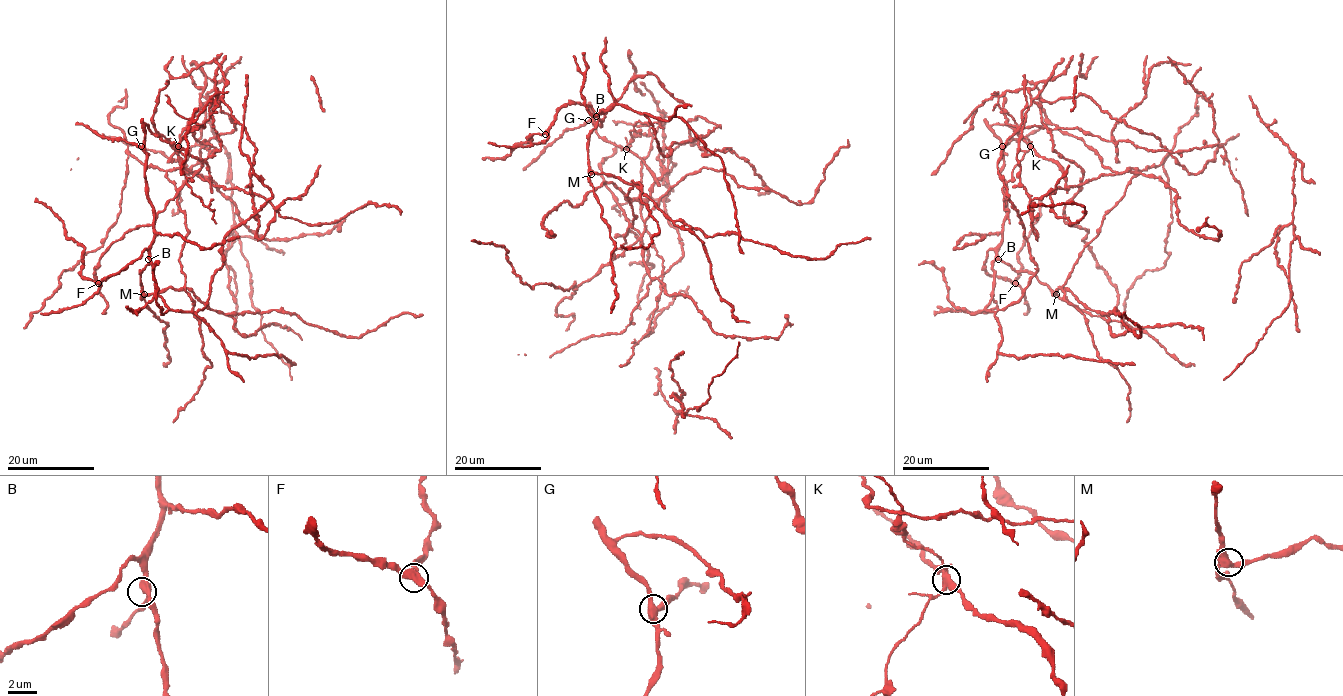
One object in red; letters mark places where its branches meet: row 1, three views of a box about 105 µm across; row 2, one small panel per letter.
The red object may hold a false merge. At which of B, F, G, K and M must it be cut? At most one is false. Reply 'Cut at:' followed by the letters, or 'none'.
Cut at: K

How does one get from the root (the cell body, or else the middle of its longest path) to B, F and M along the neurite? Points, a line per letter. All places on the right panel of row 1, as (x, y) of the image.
B: (1005, 187), (1006, 218), (998, 259)
F: (1005, 187), (1003, 239), (987, 253), (984, 270), (1015, 283)
M: (1005, 187), (1006, 218), (998, 257), (1015, 270), (1031, 272), (1056, 294)

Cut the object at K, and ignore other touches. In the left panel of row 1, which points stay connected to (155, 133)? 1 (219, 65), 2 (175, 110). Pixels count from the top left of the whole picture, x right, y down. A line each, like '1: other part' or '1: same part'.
1: same part
2: other part

